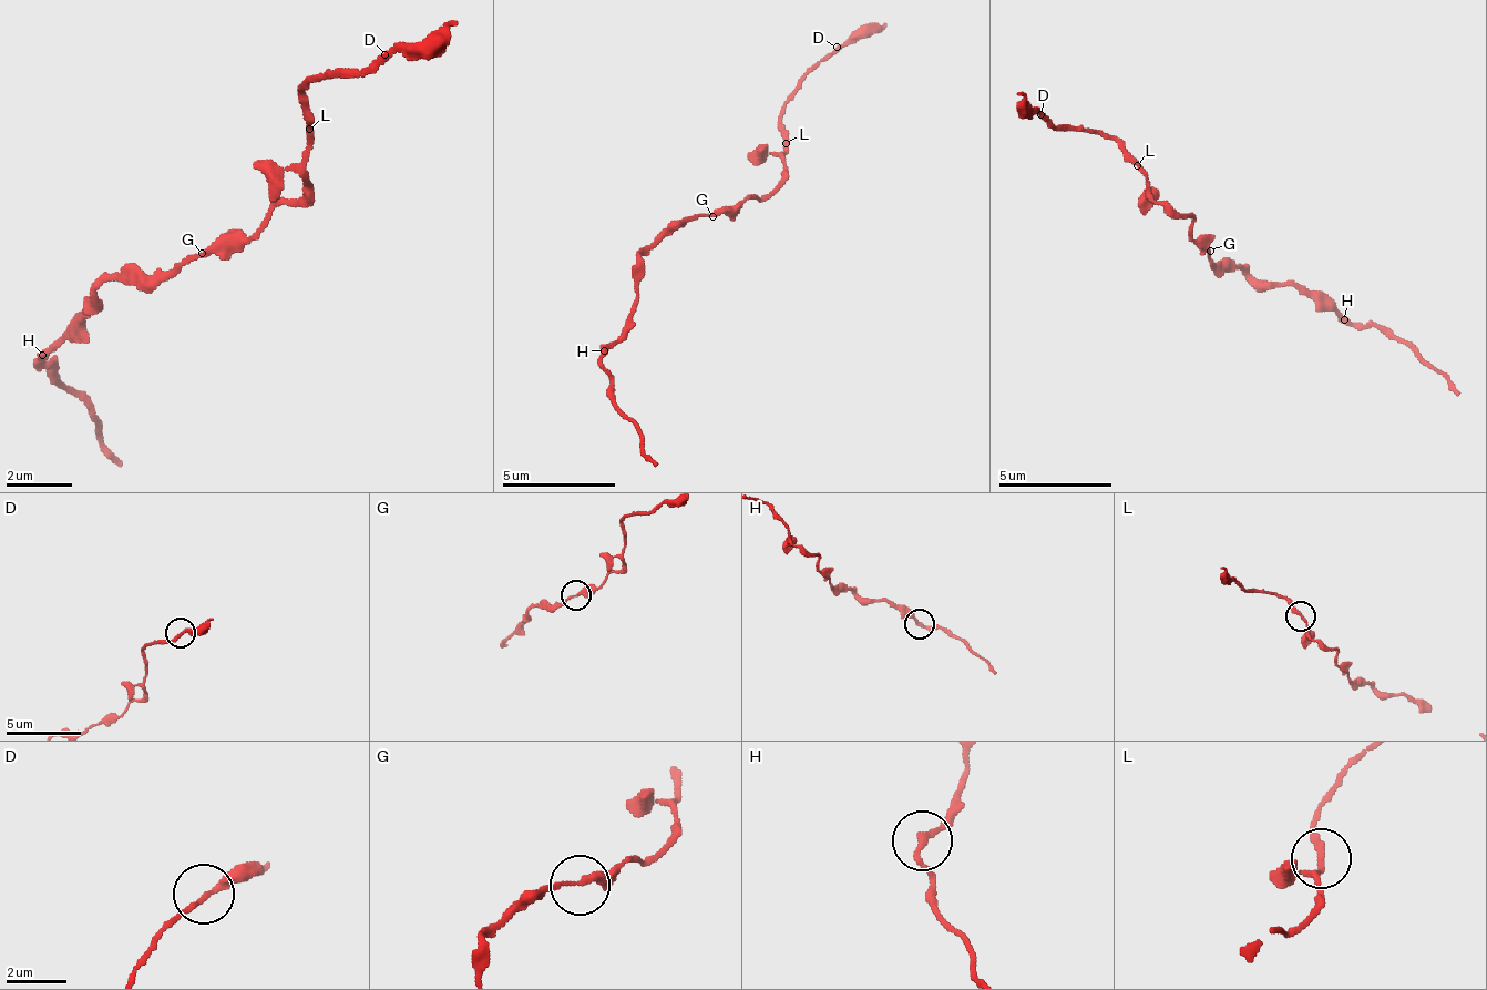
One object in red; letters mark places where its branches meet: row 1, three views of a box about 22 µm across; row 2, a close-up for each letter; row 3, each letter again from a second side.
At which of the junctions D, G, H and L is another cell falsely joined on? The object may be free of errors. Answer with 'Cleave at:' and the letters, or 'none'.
Cleave at: none

